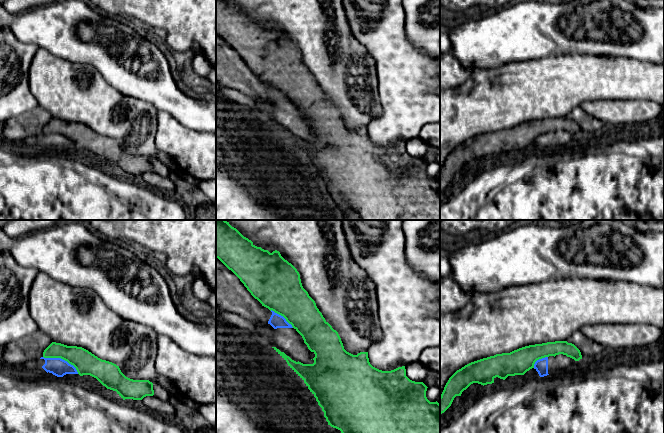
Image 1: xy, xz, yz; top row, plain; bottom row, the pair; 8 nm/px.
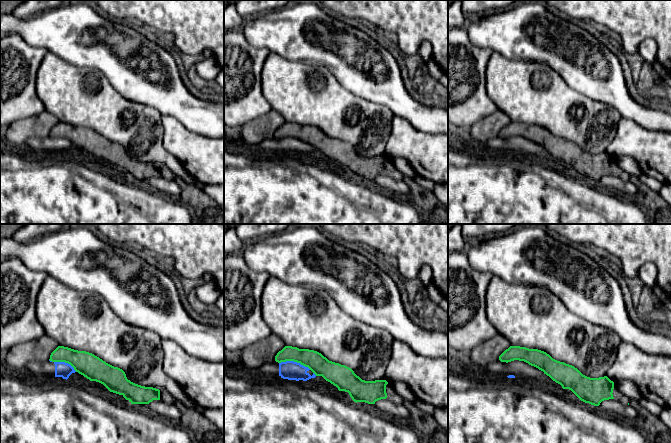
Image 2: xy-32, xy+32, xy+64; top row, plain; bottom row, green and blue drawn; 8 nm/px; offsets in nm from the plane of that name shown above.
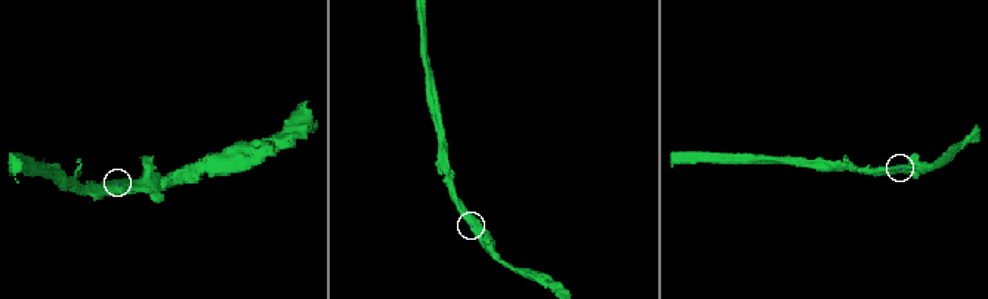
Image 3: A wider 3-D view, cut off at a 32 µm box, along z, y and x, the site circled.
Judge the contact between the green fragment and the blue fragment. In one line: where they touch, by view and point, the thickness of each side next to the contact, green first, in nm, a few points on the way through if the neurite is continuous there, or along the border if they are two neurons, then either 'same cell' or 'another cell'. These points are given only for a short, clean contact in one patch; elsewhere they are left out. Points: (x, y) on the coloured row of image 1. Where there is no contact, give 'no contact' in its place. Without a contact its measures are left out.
meets green in xy at (62, 358); 190 nm thick on the green side, 140 nm on the other; border along xy (43, 356), (60, 357), (70, 363), (78, 373); another cell

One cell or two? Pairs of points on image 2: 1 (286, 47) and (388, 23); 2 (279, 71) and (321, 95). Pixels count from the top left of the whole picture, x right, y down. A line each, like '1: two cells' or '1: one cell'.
1: two cells
2: one cell

